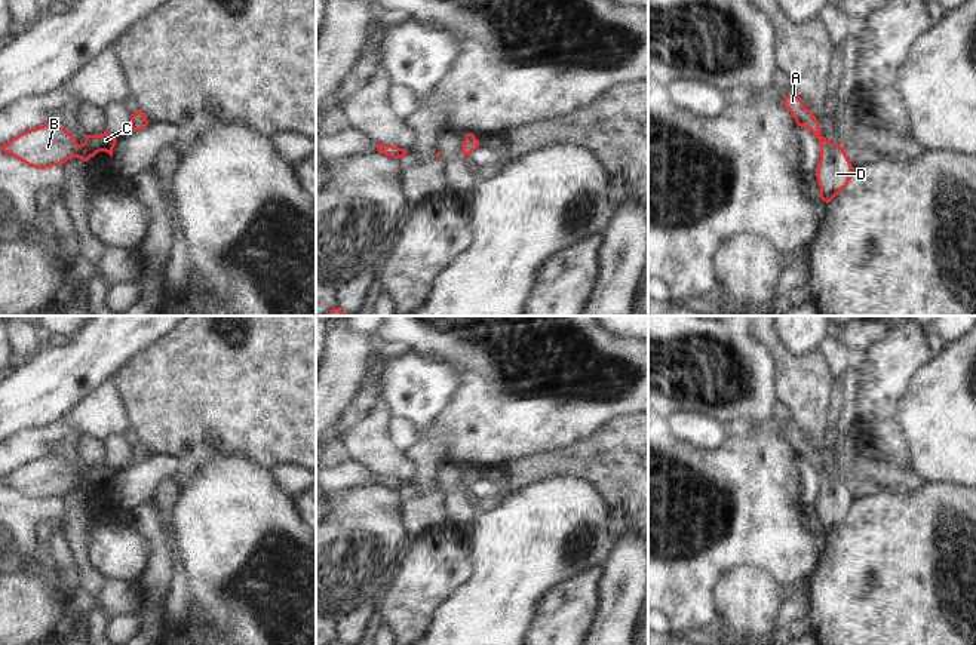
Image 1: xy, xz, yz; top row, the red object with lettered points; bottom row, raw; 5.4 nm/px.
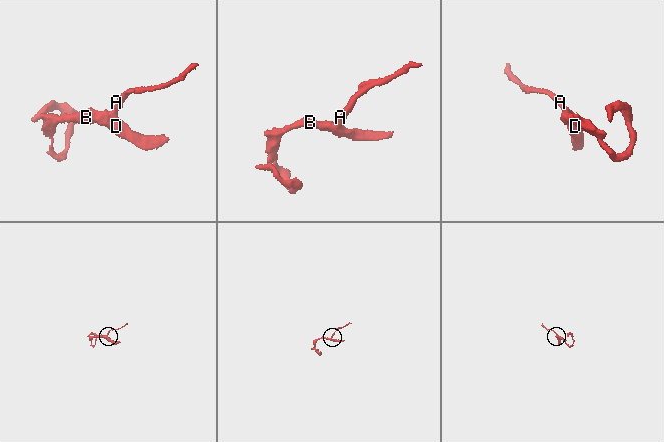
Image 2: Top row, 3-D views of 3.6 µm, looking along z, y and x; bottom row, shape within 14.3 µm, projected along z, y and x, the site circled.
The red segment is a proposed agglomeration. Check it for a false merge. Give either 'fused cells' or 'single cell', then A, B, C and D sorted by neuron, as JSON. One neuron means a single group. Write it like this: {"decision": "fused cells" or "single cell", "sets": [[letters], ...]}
{"decision": "single cell", "sets": [["A", "B", "C", "D"]]}

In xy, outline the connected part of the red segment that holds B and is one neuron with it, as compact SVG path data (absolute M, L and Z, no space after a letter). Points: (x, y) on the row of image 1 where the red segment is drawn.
M46 123L16 135L0 148L28 166L46 169L62 166L73 157L88 162L99 151L105 151L113 157L116 142L117 139L105 130L101 135L86 135L85 142L79 145L76 136L64 128Z

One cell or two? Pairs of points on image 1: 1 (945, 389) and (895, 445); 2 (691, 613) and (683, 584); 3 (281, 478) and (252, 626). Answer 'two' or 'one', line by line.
1: two
2: one
3: two

